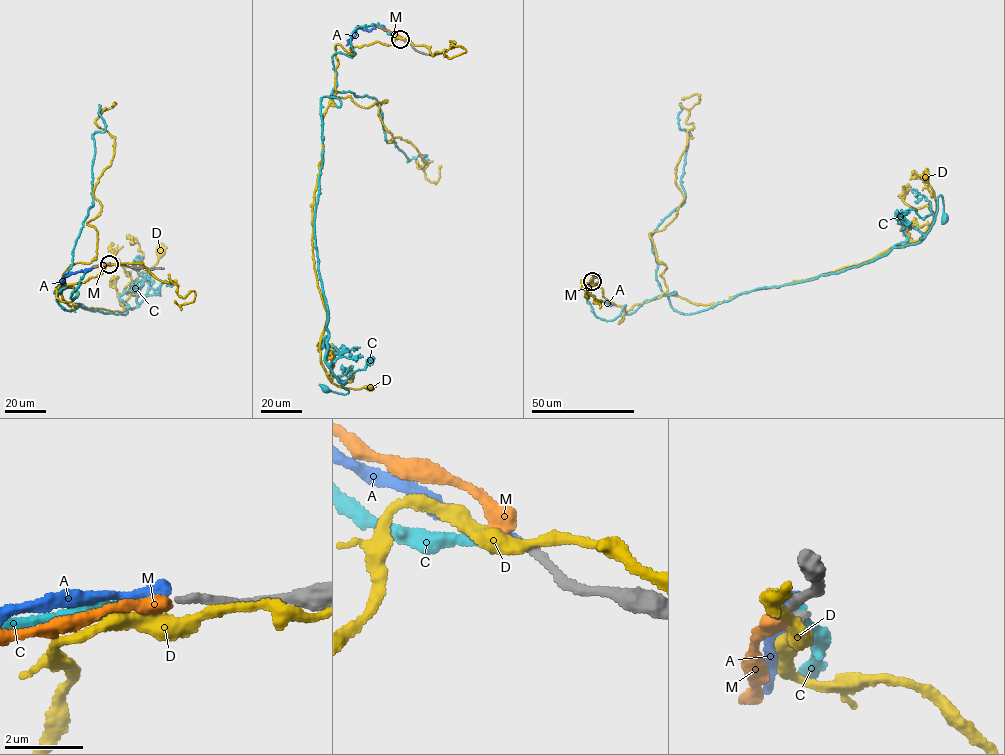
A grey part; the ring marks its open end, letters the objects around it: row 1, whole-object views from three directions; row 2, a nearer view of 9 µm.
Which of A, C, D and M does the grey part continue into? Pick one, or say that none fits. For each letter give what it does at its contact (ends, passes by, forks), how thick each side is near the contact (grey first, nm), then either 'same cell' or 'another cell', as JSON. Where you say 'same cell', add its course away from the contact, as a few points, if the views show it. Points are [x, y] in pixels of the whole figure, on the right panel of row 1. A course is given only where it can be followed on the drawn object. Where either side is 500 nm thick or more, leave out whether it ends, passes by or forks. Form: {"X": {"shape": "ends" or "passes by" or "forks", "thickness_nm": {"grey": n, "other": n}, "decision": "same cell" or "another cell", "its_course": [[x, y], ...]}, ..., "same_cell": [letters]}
{"A": {"shape": "ends", "thickness_nm": {"grey": 220, "other": 380}, "decision": "another cell"}, "C": {"shape": "ends", "thickness_nm": {"grey": 200, "other": 220}, "decision": "another cell"}, "D": {"shape": "passes by", "thickness_nm": {"grey": 200, "other": 400}, "decision": "another cell"}, "M": {"shape": "ends", "thickness_nm": {"grey": 200, "other": 440}, "decision": "another cell"}, "same_cell": []}

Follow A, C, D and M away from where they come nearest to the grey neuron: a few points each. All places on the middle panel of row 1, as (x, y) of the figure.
A: (401, 39), (382, 26), (367, 30), (357, 28), (346, 45)
C: (400, 38), (355, 29), (355, 53), (332, 58), (341, 104), (320, 103), (325, 358), (349, 391), (326, 389)
D: (400, 38), (353, 54), (336, 45), (312, 206), (323, 367), (339, 386), (370, 386)
M: (400, 38), (376, 25)

